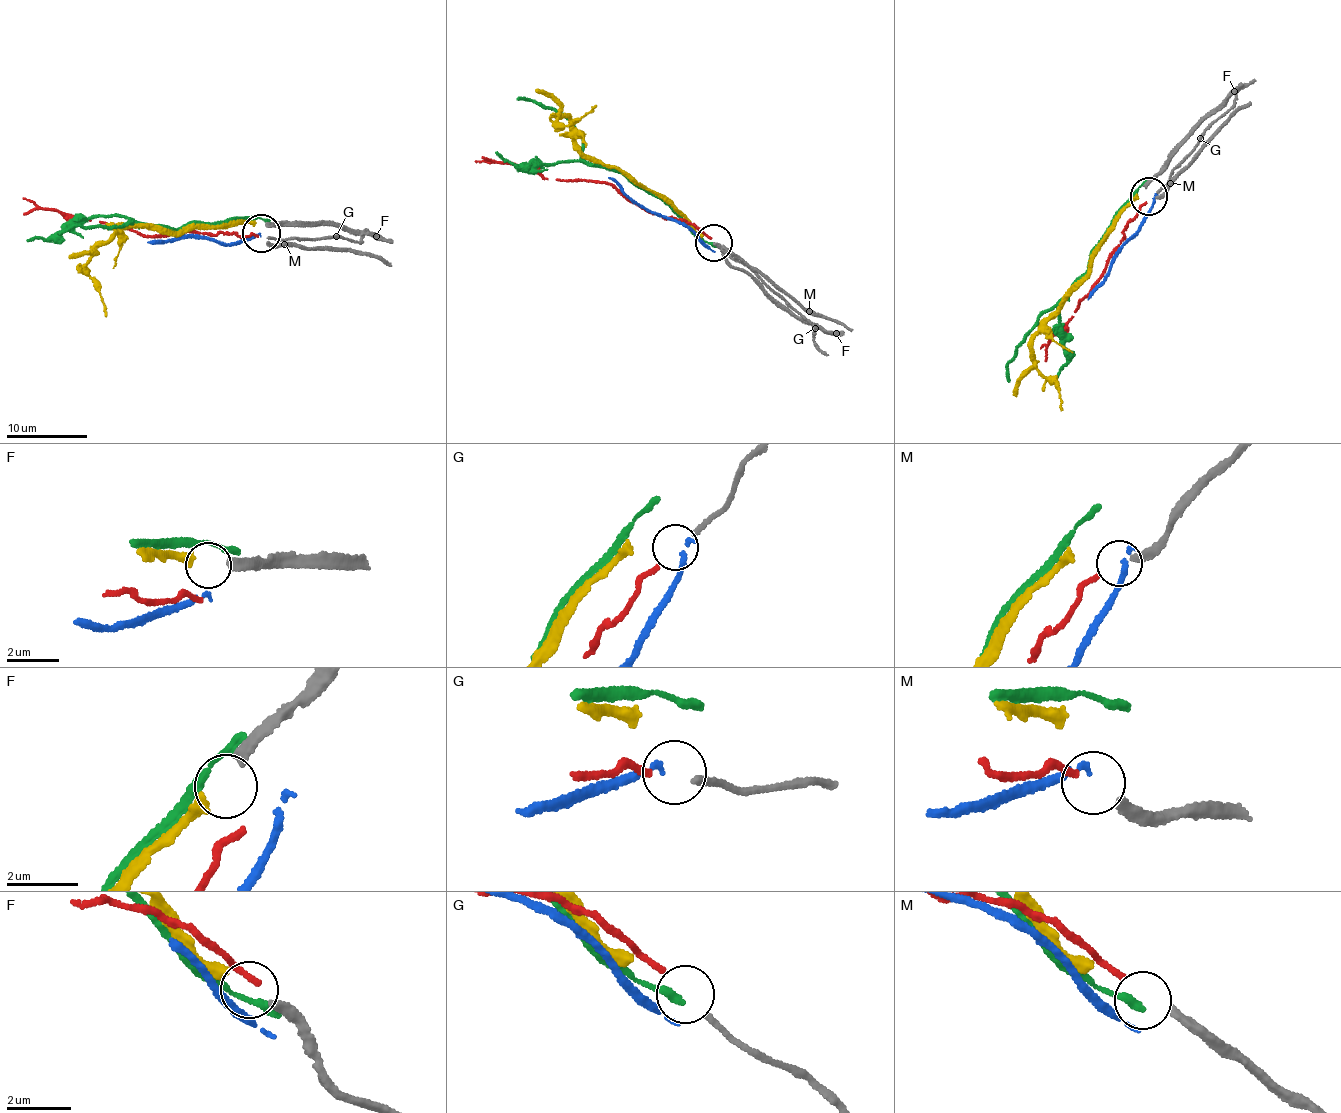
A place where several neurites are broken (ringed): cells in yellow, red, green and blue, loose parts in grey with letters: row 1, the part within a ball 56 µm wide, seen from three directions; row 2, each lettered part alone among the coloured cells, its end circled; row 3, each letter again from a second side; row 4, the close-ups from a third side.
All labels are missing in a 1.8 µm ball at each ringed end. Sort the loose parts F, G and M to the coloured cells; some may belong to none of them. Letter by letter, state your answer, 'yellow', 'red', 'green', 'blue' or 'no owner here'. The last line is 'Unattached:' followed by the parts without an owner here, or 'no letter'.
F: yellow
G: red
M: no owner here
Unattached: M

